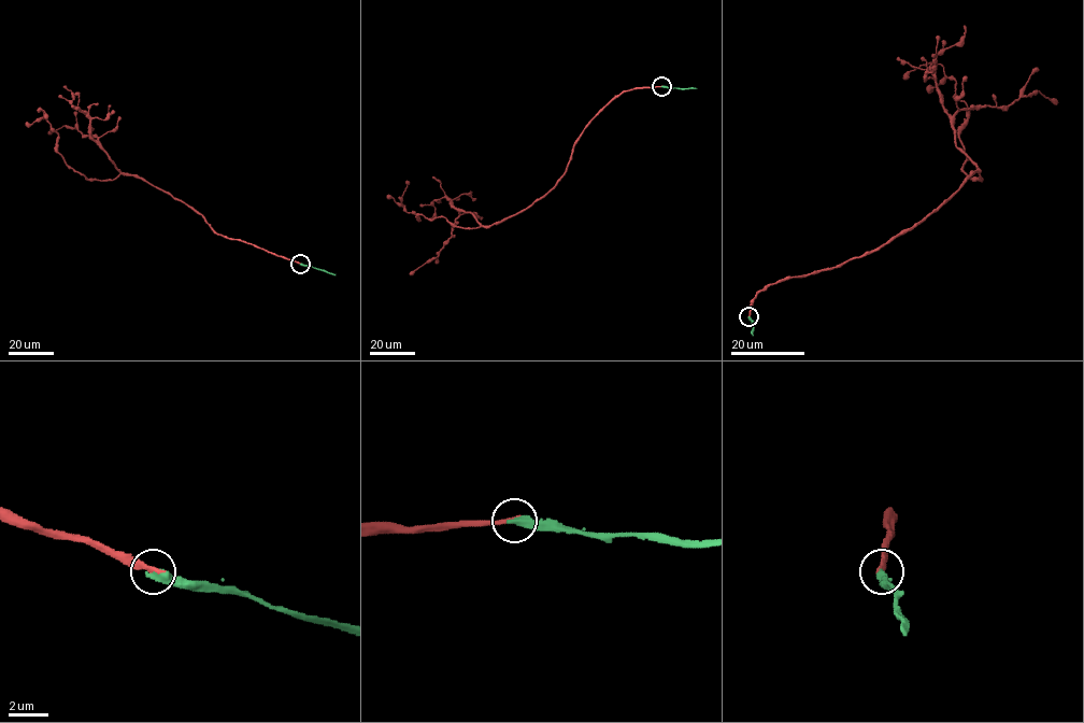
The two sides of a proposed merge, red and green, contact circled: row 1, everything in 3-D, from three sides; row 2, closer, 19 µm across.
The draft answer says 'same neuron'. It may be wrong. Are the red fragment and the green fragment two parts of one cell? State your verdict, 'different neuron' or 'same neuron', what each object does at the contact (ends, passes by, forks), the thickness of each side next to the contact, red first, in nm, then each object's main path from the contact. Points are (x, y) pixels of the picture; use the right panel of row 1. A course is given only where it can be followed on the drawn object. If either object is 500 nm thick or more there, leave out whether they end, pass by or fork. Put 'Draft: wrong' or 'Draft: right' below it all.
same neuron | red ends | green ends | 280/480 nm | red via (749, 316), (764, 288), (880, 249), (981, 179), (964, 170), (955, 81), (938, 64), (904, 79) | green via (749, 316), (753, 334)
Draft: right

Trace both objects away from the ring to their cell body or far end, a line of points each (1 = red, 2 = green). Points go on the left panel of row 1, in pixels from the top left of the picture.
1: (301, 264), (218, 235), (199, 213), (139, 178), (88, 180), (57, 151), (58, 135), (46, 118)
2: (301, 264), (336, 274)

